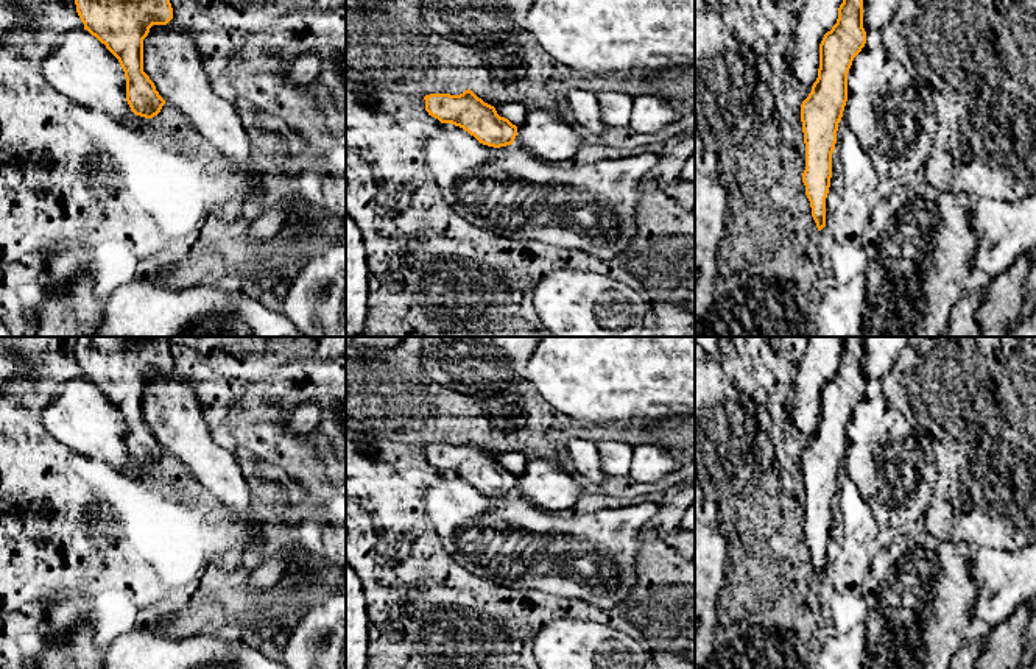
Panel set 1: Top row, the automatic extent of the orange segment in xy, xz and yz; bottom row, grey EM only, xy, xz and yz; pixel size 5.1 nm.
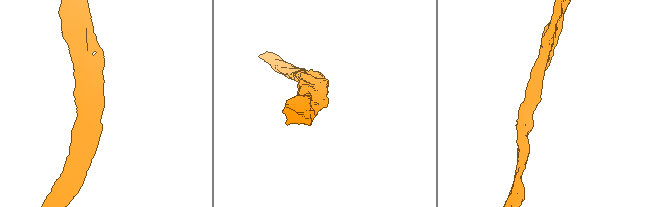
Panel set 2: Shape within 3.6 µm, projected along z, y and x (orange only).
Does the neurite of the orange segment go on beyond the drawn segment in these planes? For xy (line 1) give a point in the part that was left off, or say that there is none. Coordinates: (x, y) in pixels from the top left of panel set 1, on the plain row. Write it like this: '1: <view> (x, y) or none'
1: none

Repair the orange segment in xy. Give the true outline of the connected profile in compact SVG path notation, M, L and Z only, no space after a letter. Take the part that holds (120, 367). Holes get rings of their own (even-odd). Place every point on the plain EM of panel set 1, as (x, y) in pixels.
M78 337L75 354L84 379L118 409L126 427L126 451L131 460L145 468L157 465L165 449L143 421L143 388L153 374L167 374L173 368L168 337Z

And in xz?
M470 438L460 444L430 443L424 446L425 460L441 473L452 473L474 485L480 493L500 497L513 494L517 476L500 466Z

